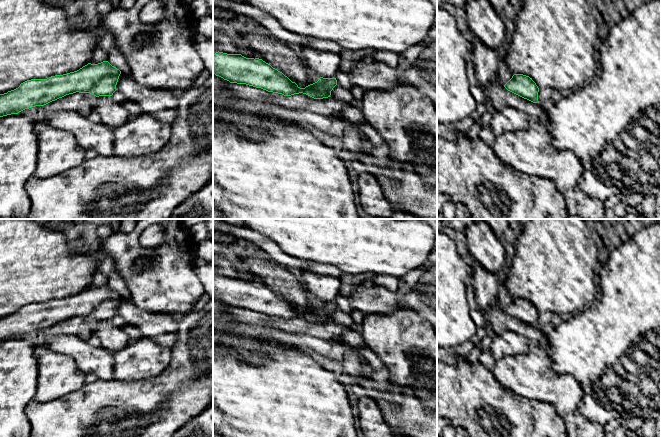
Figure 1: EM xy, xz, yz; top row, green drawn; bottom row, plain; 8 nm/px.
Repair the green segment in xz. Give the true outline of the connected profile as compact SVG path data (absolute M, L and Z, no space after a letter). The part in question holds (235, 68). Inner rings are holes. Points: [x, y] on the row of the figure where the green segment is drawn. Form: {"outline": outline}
{"outline": "M219 51L213 54L213 74L230 83L246 84L284 96L303 93L314 99L330 97L331 91L337 85L336 78L320 77L317 82L300 88L262 59Z"}

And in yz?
{"outline": "M514 74L512 78L504 85L504 87L533 103L539 103L538 92L539 88L529 76L523 74Z"}

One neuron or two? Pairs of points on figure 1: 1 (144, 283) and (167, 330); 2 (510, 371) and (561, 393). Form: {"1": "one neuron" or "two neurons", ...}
{"1": "two neurons", "2": "one neuron"}

